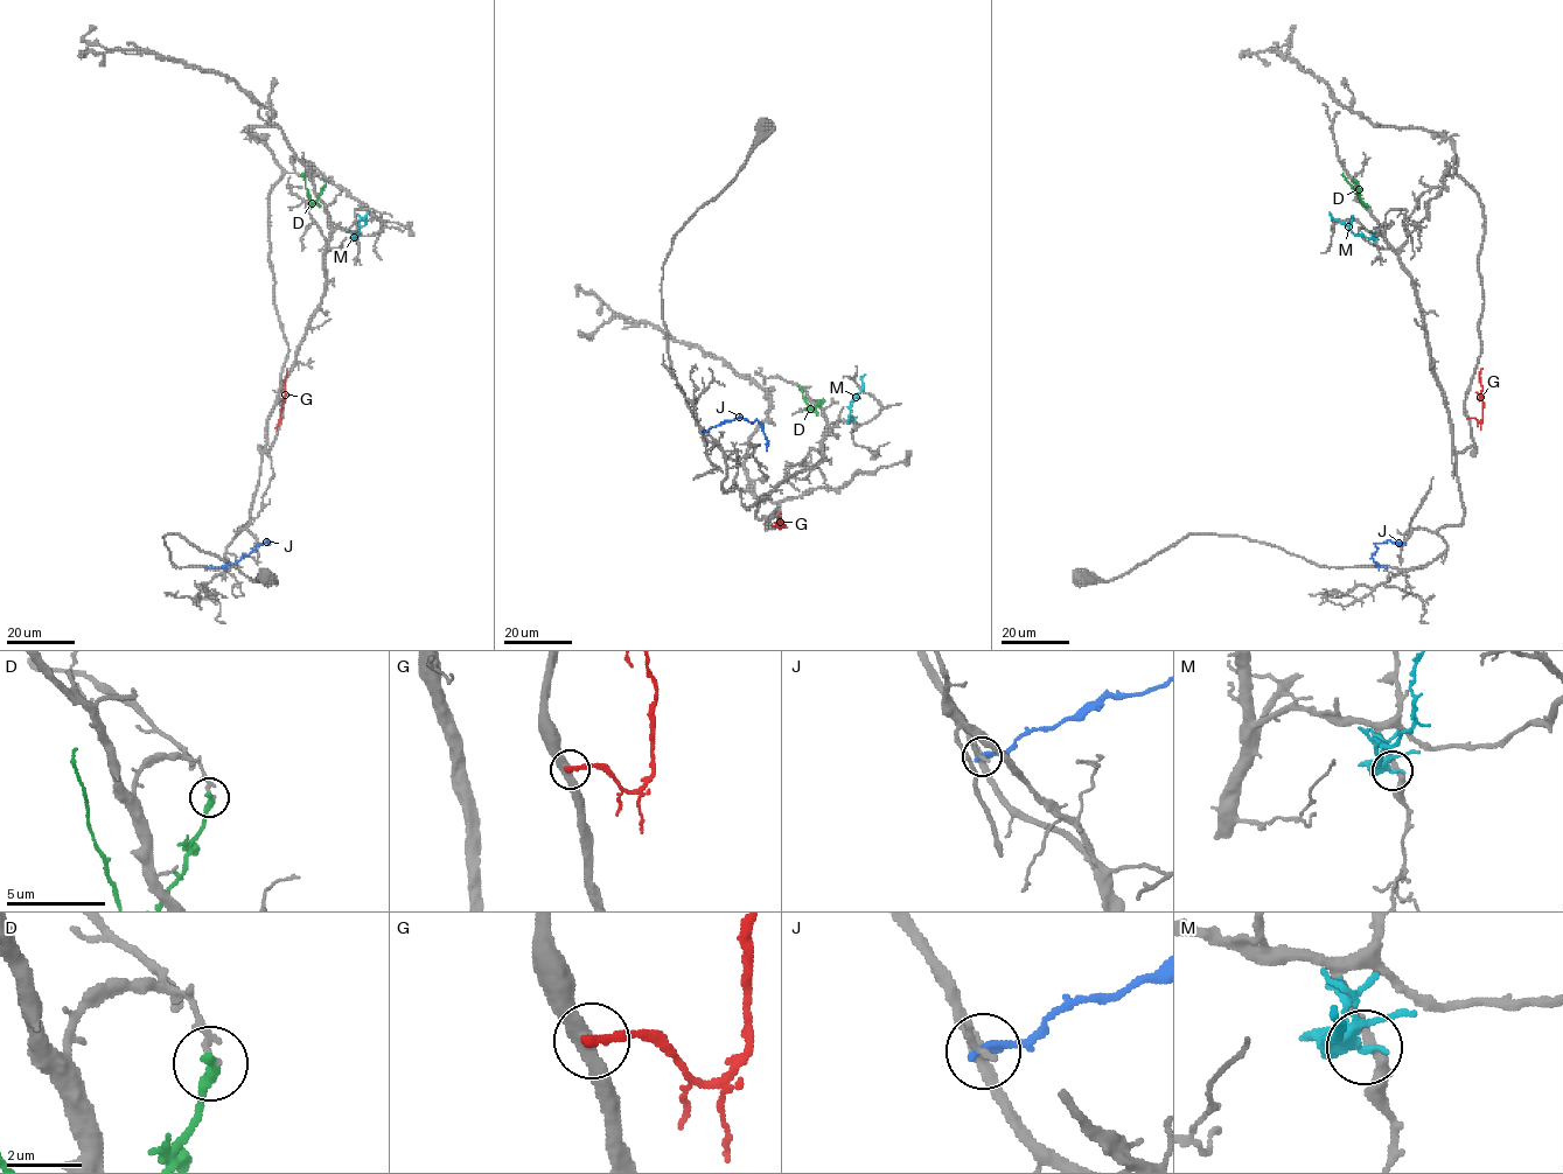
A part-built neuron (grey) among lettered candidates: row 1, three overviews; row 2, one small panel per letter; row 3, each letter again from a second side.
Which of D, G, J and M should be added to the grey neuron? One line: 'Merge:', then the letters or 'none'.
Merge: none

